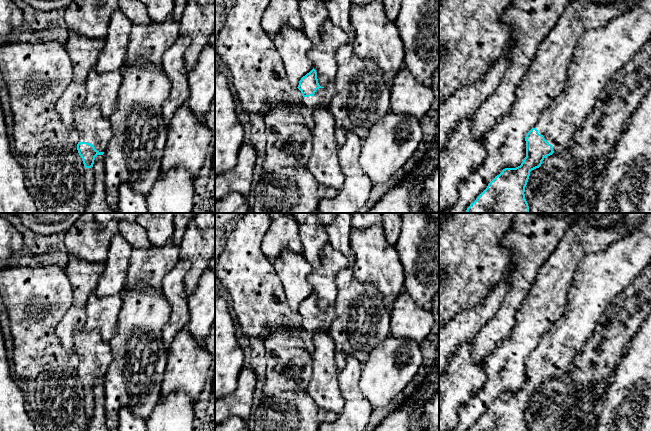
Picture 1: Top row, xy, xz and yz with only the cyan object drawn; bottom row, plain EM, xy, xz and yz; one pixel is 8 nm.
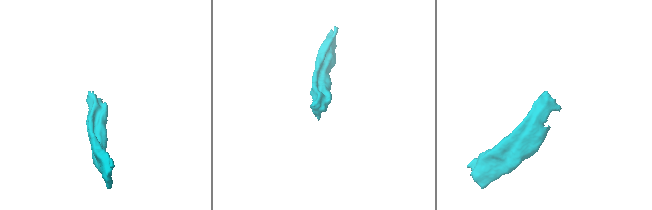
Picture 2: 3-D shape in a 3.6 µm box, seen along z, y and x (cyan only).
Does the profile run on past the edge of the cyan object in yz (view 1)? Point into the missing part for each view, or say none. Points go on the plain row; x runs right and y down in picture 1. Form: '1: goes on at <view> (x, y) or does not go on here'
1: goes on at yz (601, 276)

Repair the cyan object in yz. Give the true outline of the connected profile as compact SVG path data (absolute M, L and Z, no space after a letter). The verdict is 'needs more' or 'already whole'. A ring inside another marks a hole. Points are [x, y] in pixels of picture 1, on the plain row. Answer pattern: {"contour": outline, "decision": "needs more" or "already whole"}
{"contour": "M647 213L634 229L613 241L605 250L585 256L575 273L563 316L548 328L538 346L526 358L523 386L516 392L503 393L469 431L529 431L524 416L530 396L539 392L547 380L568 373L571 362L582 352L609 304L650 263L651 213Z", "decision": "needs more"}

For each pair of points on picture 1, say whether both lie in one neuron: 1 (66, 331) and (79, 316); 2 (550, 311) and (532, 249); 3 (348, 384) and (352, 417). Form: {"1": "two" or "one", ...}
{"1": "one", "2": "two", "3": "one"}

